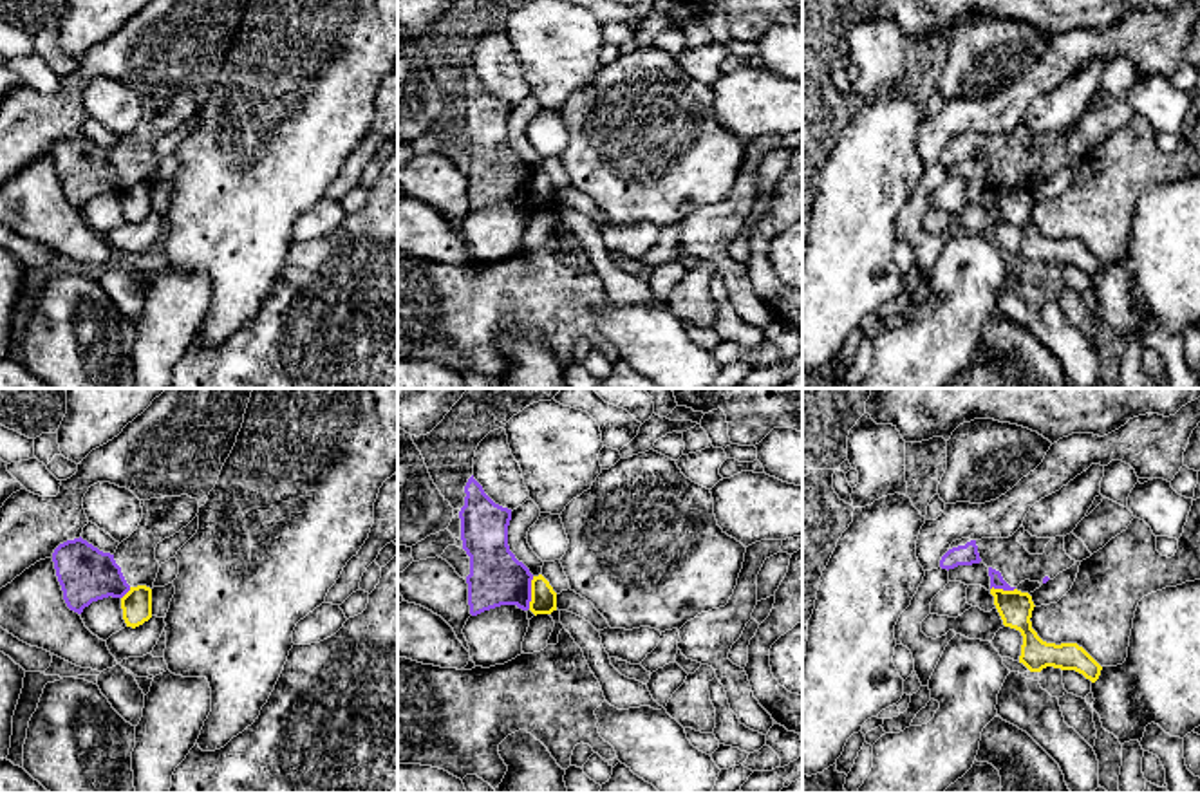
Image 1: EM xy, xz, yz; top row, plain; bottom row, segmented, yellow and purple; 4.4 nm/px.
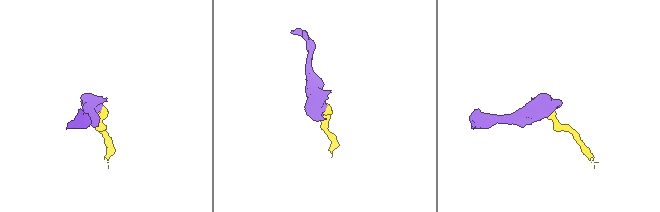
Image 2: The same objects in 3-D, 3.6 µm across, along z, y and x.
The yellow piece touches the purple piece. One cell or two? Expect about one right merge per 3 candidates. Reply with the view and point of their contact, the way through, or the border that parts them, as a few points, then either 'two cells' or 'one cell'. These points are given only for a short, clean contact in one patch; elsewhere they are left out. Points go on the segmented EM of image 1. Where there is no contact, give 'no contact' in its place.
contact xz (532, 593); border xz (534, 577), (528, 607); two cells

